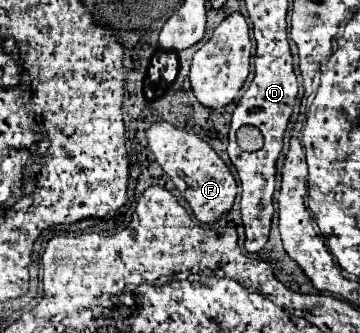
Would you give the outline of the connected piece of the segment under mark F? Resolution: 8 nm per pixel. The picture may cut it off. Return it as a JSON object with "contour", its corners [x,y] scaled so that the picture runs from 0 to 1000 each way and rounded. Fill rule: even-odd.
{"contour":[[[464,363],[419,369],[419,381],[403,399],[414,423],[414,453],[431,465],[431,483],[453,502],[453,514],[475,532],[503,592],[525,610],[547,664],[586,670],[608,658],[614,640],[631,640],[642,628],[658,586],[653,532],[642,526],[619,477],[603,471],[569,423],[558,423],[542,399],[519,399],[514,387],[497,387]],[[508,471],[525,489],[508,489]]]}

